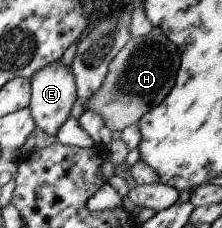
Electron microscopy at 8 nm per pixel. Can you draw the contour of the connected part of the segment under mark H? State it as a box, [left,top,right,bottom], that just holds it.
[83,28,179,131]

